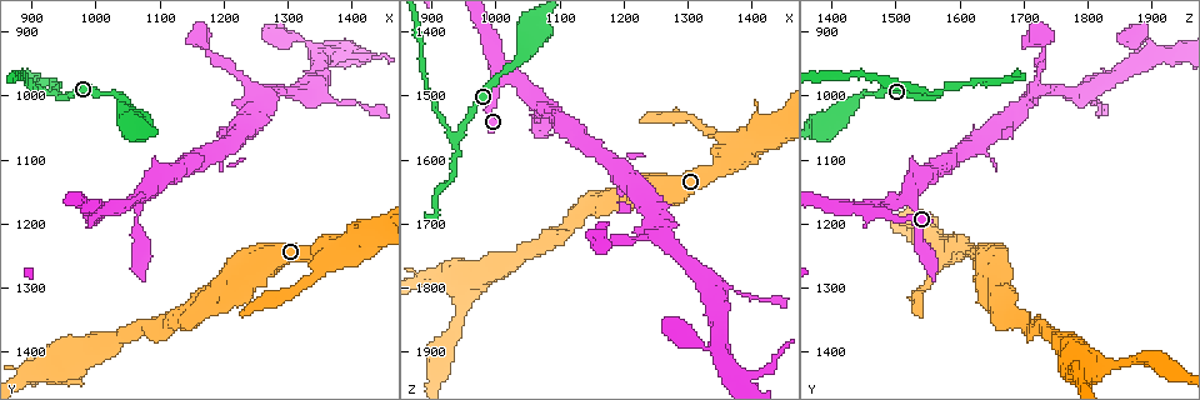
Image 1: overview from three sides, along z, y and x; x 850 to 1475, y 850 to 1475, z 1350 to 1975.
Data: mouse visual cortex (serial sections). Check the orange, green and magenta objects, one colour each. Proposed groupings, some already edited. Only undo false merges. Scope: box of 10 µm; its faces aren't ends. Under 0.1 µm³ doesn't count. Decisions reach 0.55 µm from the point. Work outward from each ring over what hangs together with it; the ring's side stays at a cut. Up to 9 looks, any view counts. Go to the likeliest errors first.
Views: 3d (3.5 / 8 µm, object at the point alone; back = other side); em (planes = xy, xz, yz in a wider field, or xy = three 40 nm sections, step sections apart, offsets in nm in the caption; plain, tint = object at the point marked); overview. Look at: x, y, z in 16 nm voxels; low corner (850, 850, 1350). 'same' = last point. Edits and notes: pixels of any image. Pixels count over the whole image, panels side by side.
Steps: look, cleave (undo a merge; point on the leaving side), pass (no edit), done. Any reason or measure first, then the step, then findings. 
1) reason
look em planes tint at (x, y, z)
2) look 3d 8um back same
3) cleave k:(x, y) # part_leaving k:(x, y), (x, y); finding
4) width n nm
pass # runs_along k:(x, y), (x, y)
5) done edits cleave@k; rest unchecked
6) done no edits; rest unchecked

abrupt turn
look 3d 3.5um at (935, 995, 1565)

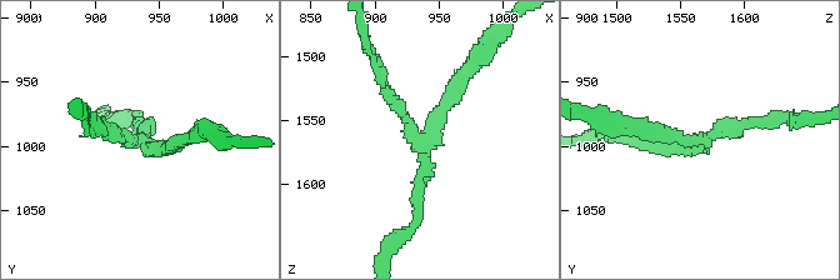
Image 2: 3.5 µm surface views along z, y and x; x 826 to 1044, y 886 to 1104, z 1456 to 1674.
need the tissue
look em xy step 2 tint at (940, 994, 1566)

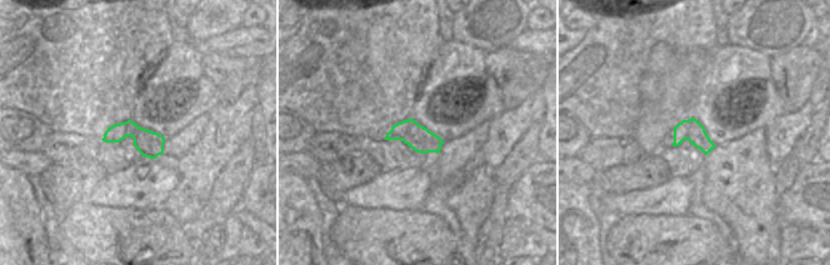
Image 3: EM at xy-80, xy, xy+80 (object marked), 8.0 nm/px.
pass # runs_along 2:(183, 140), (151, 148), (101, 125); continuous, no second cell

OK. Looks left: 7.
a fork
look 3d 3.5um at (1015, 1185, 1475)

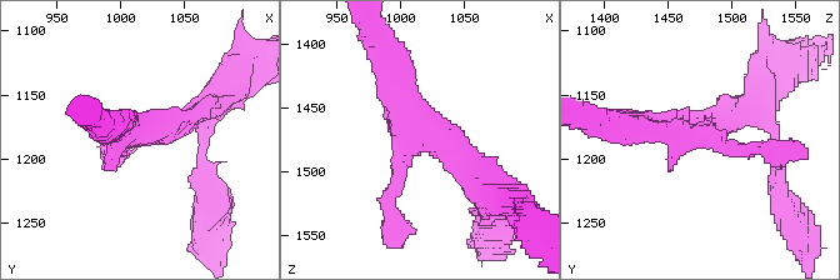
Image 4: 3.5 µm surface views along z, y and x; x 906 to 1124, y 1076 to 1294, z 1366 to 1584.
now the EM
look em planes tint at (1016, 1180, 1478)

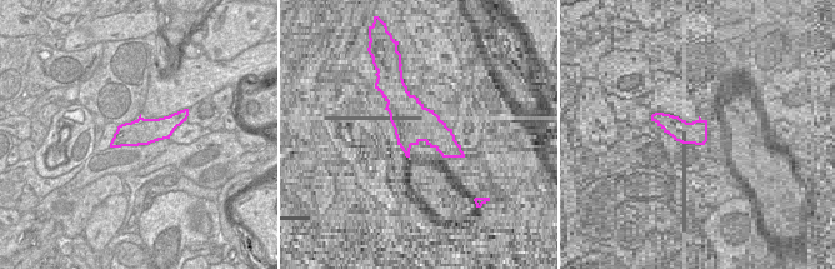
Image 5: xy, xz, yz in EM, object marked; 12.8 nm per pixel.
another direction
look em xy step 3 tint same

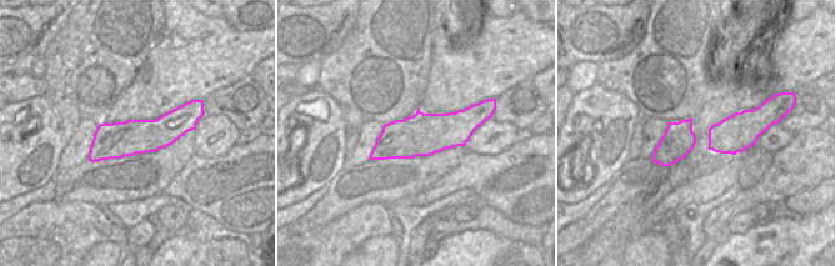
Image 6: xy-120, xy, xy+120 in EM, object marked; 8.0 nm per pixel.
pass # all the same cell

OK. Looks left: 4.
look 3d 8um at (895, 1430, 1785)

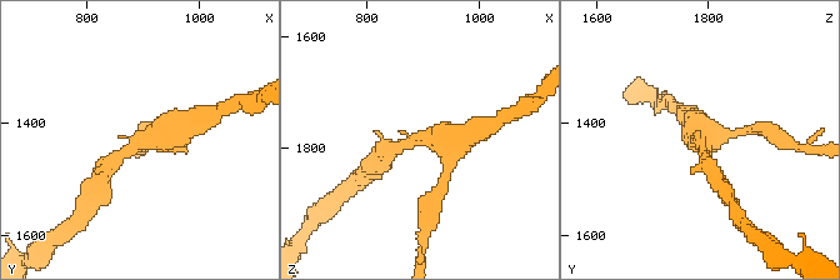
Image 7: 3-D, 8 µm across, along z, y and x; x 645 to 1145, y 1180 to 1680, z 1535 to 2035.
look em xy step 5 tint same

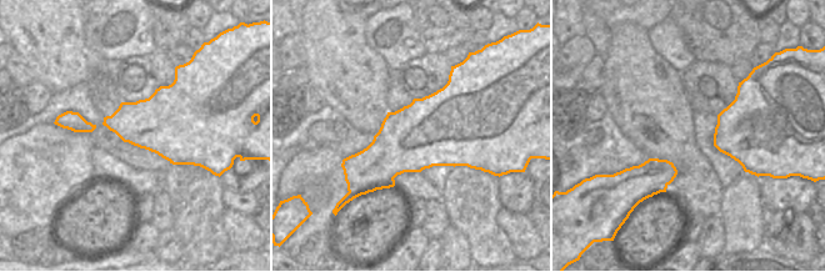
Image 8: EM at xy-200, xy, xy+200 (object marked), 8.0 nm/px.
pass # runs_along 7:(170, 126), (121, 153), (115, 164); all the same cell

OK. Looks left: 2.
three arms meet
look 3d 3.5um at (1375, 1235, 1595)

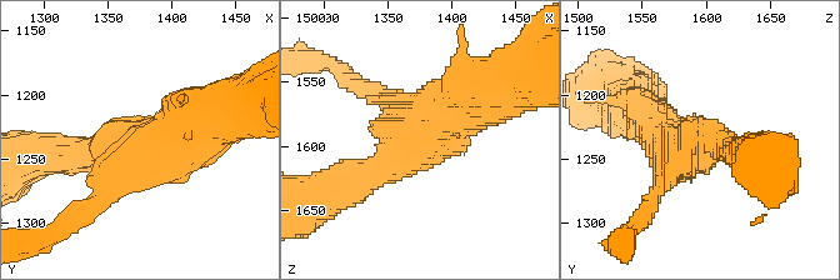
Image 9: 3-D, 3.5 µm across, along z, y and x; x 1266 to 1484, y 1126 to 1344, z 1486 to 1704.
arms 3
pass # runs_along 9:(371, 176), (421, 119), (494, 93); all the same cell

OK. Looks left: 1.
done no edits; rest unchecked

